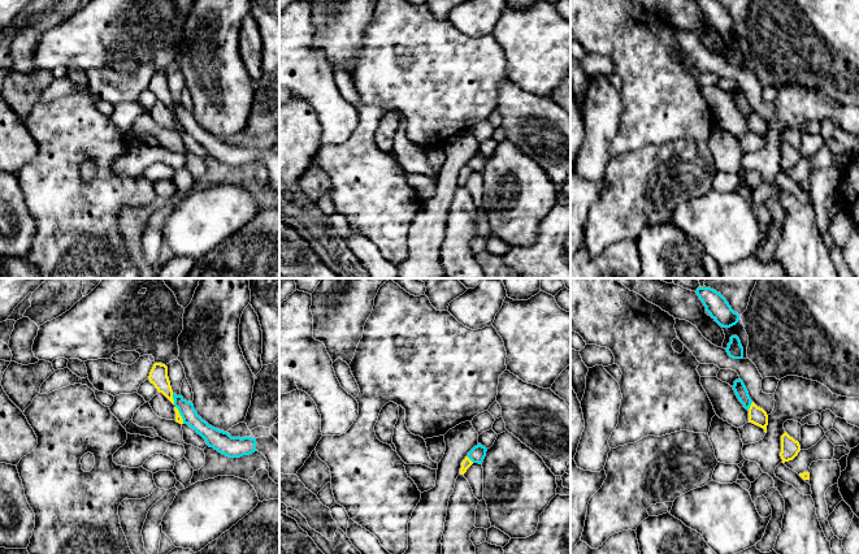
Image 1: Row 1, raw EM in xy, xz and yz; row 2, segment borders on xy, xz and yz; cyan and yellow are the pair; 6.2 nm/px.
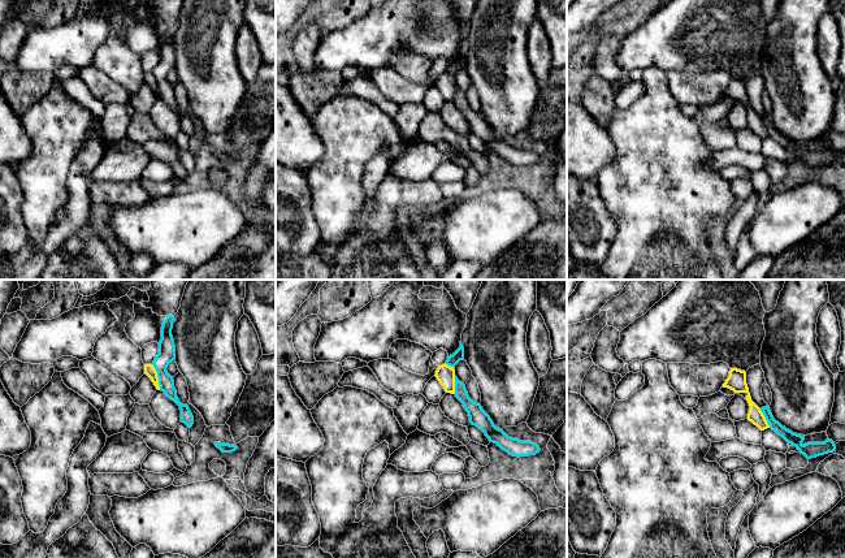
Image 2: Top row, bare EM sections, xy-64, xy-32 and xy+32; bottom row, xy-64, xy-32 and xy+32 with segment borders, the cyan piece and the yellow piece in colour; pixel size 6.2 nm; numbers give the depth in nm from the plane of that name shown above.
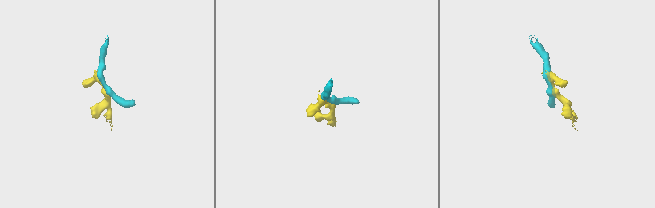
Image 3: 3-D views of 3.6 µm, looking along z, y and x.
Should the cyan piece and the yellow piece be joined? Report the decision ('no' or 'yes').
no

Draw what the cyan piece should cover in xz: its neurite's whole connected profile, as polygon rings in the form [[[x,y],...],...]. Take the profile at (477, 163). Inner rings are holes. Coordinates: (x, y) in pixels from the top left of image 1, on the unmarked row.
[[[478,152],[477,155],[474,155],[469,161],[468,161],[468,166],[473,170],[473,172],[478,172],[481,173],[486,165],[486,160],[487,157],[485,155],[482,155],[481,152]]]

